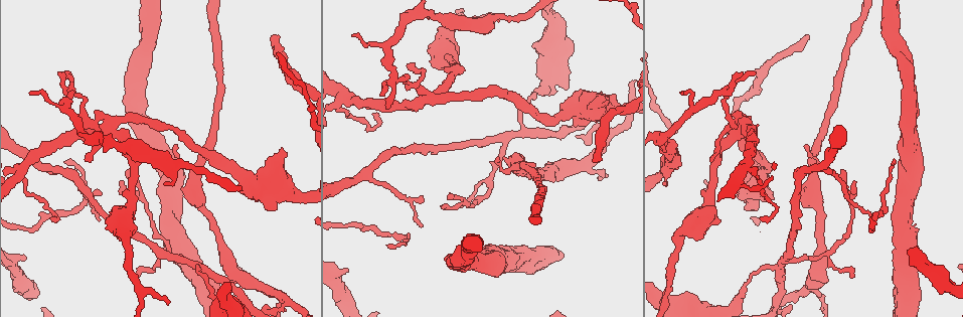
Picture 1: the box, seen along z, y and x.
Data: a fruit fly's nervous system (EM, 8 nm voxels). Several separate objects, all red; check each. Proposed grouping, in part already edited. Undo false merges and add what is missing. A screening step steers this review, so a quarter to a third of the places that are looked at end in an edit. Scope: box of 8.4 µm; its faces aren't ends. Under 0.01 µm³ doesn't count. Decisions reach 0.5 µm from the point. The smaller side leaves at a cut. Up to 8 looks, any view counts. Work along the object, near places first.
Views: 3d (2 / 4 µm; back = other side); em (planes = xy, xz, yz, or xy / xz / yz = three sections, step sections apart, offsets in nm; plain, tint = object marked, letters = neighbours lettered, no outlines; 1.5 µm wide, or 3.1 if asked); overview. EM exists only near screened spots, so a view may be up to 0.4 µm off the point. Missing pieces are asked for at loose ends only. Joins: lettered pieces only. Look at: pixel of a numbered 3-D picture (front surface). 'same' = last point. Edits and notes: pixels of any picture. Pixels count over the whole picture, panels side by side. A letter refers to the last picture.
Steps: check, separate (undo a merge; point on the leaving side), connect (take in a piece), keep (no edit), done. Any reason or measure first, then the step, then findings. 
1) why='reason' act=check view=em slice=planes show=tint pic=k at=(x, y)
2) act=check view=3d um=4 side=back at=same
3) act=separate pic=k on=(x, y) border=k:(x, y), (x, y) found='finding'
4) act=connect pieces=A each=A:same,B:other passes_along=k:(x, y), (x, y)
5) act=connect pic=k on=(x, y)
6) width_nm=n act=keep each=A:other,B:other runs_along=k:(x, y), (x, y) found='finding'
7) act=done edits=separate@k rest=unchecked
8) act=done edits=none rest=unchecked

why='arms part here' act=check view=em slice=xz step=4 show=tint pic=1 at=(724, 94)

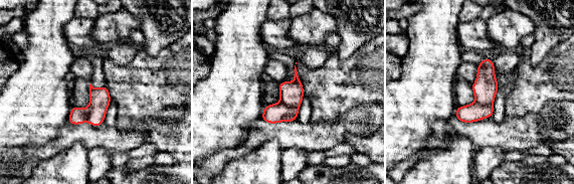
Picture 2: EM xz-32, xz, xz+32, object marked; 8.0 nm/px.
act=check view=em slice=planes show=letters at=same

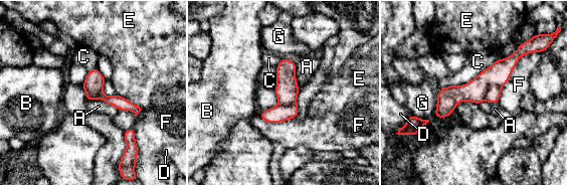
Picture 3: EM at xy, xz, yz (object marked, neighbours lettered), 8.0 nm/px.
act=separate pic=3 on=(499, 73) each=A:other,B:other,C:other,D:other,E:other,F:other,G:other found='a second neuron is stuck on'

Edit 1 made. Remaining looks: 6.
act=check view=overview

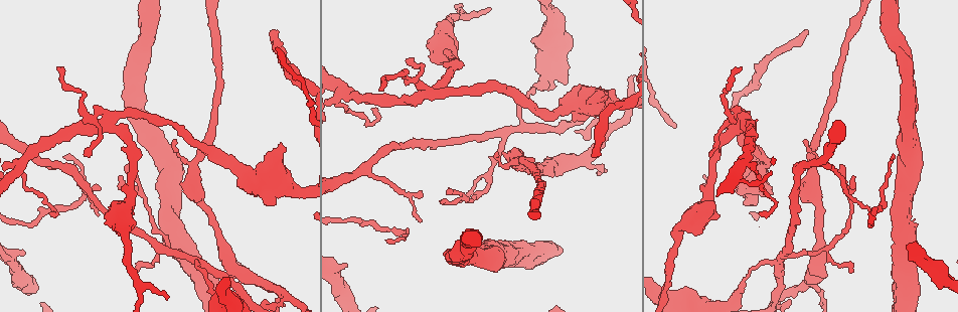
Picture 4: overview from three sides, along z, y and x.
why='thick turns thin' act=check view=3d um=4 pic=4 at=(207, 281)

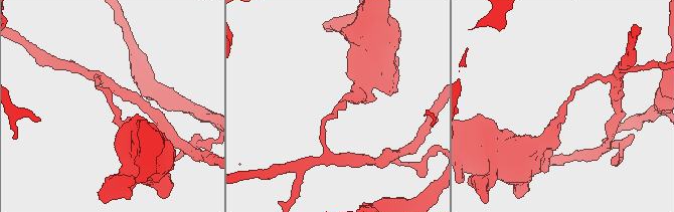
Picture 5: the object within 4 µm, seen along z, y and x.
act=check view=em slice=planes show=plain pic=5 at=(337, 105)

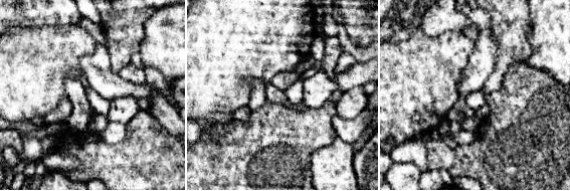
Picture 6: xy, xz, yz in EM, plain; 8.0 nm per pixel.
why='what lies round it' act=check view=em slice=planes show=letters at=same

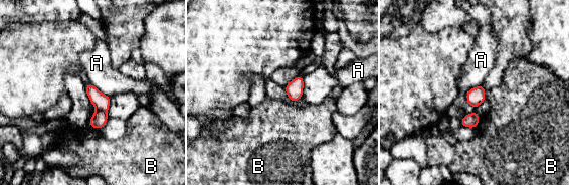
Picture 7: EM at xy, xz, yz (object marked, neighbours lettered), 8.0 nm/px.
act=separate pic=7 on=(100, 118) each=A:other,B:other border=7:(98, 110), (106, 112) found='a second neuron is stuck on'

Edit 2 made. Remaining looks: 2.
act=done edits=separate@3,separate@7 rest=unchecked

